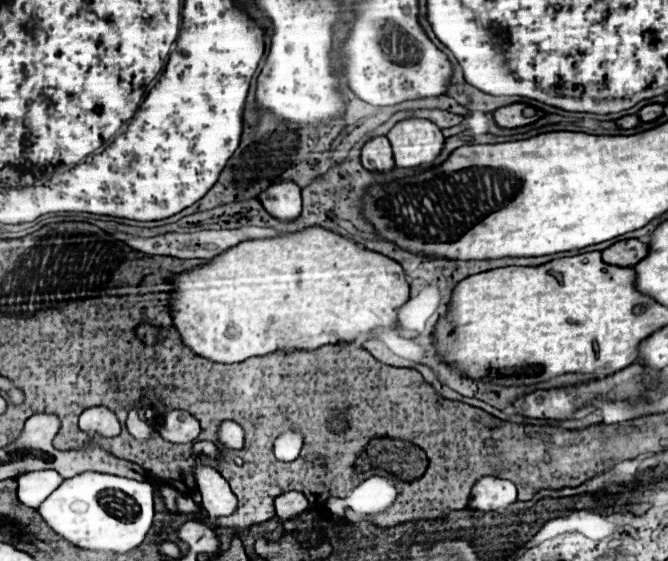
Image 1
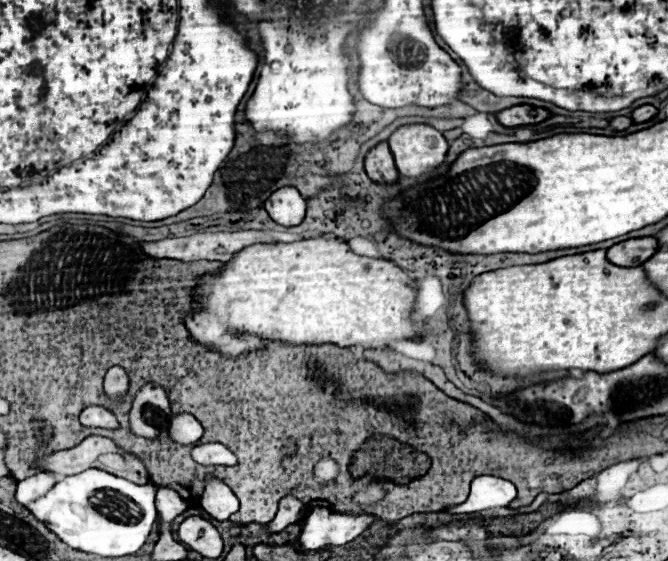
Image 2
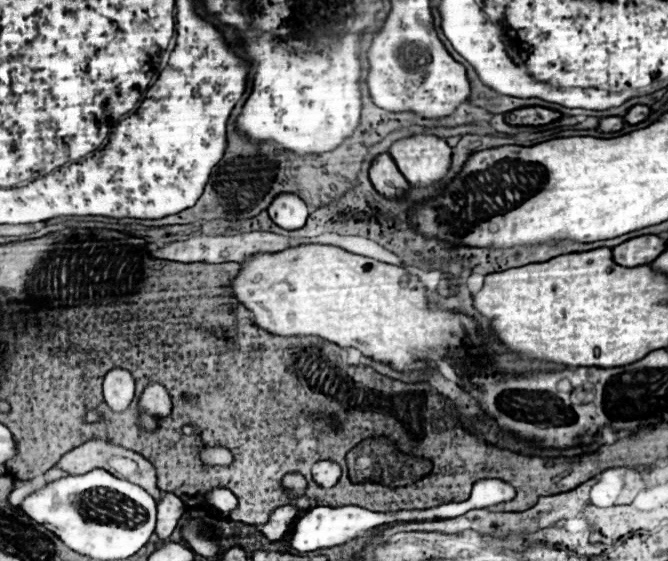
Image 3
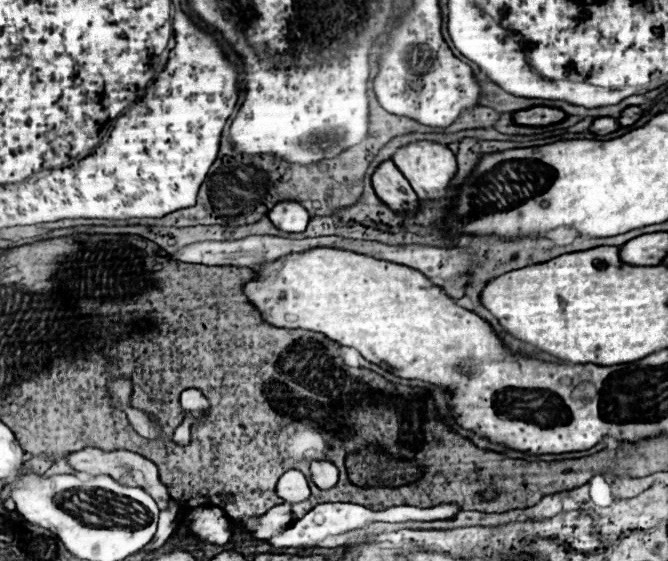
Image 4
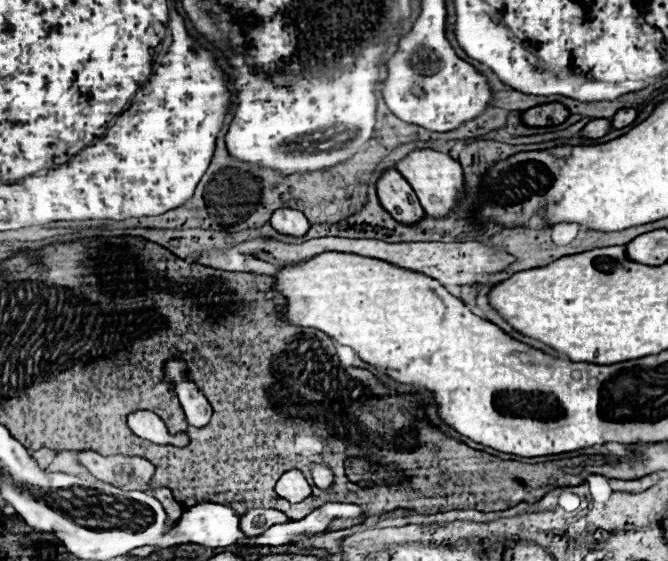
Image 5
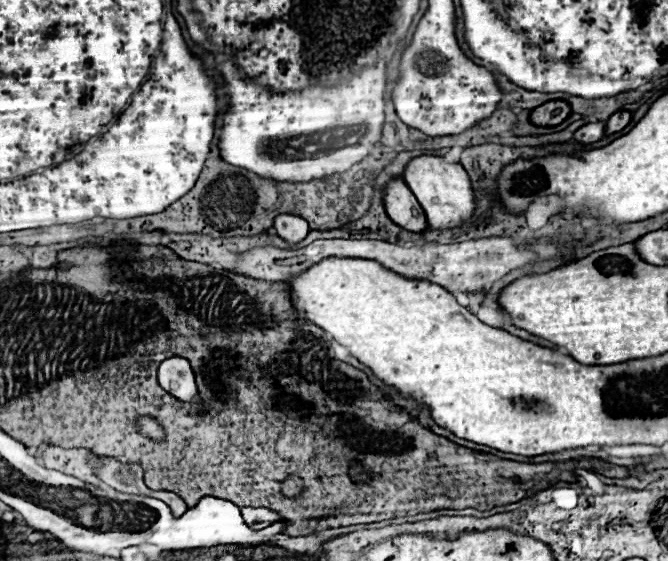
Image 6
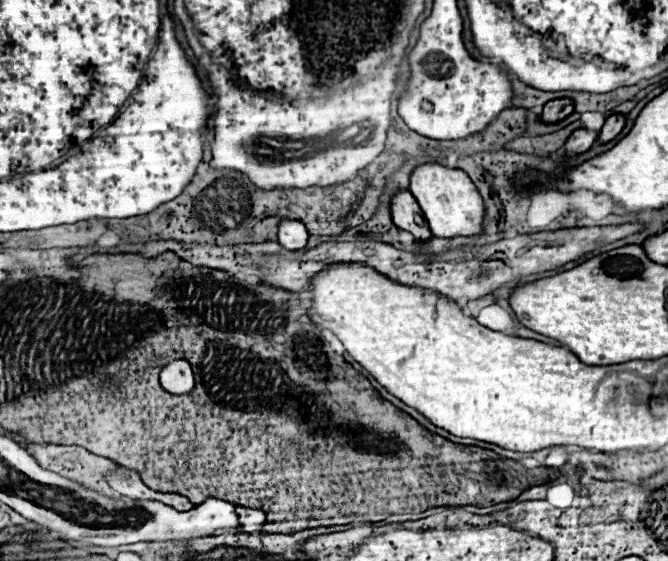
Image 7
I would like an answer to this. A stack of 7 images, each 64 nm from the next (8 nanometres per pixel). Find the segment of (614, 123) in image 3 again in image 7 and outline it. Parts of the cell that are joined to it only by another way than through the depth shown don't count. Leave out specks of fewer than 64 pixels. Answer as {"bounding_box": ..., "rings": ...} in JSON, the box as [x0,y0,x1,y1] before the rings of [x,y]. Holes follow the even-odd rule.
{"bounding_box":[564,128,598,158],"rings":[[[580,128],[580,130],[572,132],[572,136],[568,138],[568,142],[564,144],[566,156],[572,158],[572,156],[576,156],[576,154],[580,154],[580,152],[586,152],[596,138],[598,138],[598,132],[594,132],[594,130]]]}

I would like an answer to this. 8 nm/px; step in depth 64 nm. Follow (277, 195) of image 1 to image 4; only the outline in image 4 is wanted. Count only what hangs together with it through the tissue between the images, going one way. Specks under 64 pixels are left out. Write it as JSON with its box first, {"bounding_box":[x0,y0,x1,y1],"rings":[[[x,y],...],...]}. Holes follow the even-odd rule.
{"bounding_box":[268,200,310,232],"rings":[[[282,200],[268,212],[272,224],[284,232],[304,232],[310,220],[308,210],[296,200]]]}

